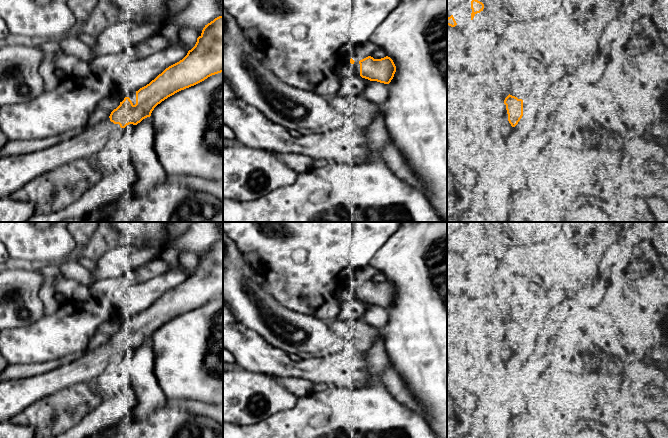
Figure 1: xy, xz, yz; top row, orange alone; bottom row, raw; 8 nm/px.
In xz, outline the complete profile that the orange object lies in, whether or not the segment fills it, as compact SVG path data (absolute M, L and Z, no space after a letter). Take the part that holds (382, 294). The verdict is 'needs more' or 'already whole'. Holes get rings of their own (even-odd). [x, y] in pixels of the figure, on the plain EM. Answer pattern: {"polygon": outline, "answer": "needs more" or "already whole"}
{"polygon": "M368 280L360 285L354 285L351 282L349 287L353 289L357 299L370 305L377 305L384 308L389 308L396 296L396 290L388 280L381 283L374 283Z", "answer": "needs more"}

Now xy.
{"polygon": "M223 239L215 242L213 245L205 249L201 259L197 262L195 270L188 275L187 279L182 284L166 292L154 304L152 304L146 310L140 312L135 317L132 317L128 321L123 321L120 324L120 329L114 333L110 340L104 345L88 353L85 353L82 357L71 363L65 364L47 373L30 378L0 381L0 422L11 421L14 416L18 415L33 403L54 394L59 390L77 383L89 383L93 381L104 372L110 363L122 360L124 357L124 352L127 349L137 349L143 343L150 341L154 332L168 321L181 314L194 310L204 305L208 301L221 296L223 296Z", "answer": "needs more"}

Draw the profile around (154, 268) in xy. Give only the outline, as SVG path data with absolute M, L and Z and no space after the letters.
M155 259L132 271L136 277L136 284L146 282L160 274L166 273L170 265L161 259Z

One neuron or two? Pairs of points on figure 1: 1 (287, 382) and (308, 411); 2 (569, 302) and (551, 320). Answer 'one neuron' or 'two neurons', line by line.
1: two neurons
2: one neuron

